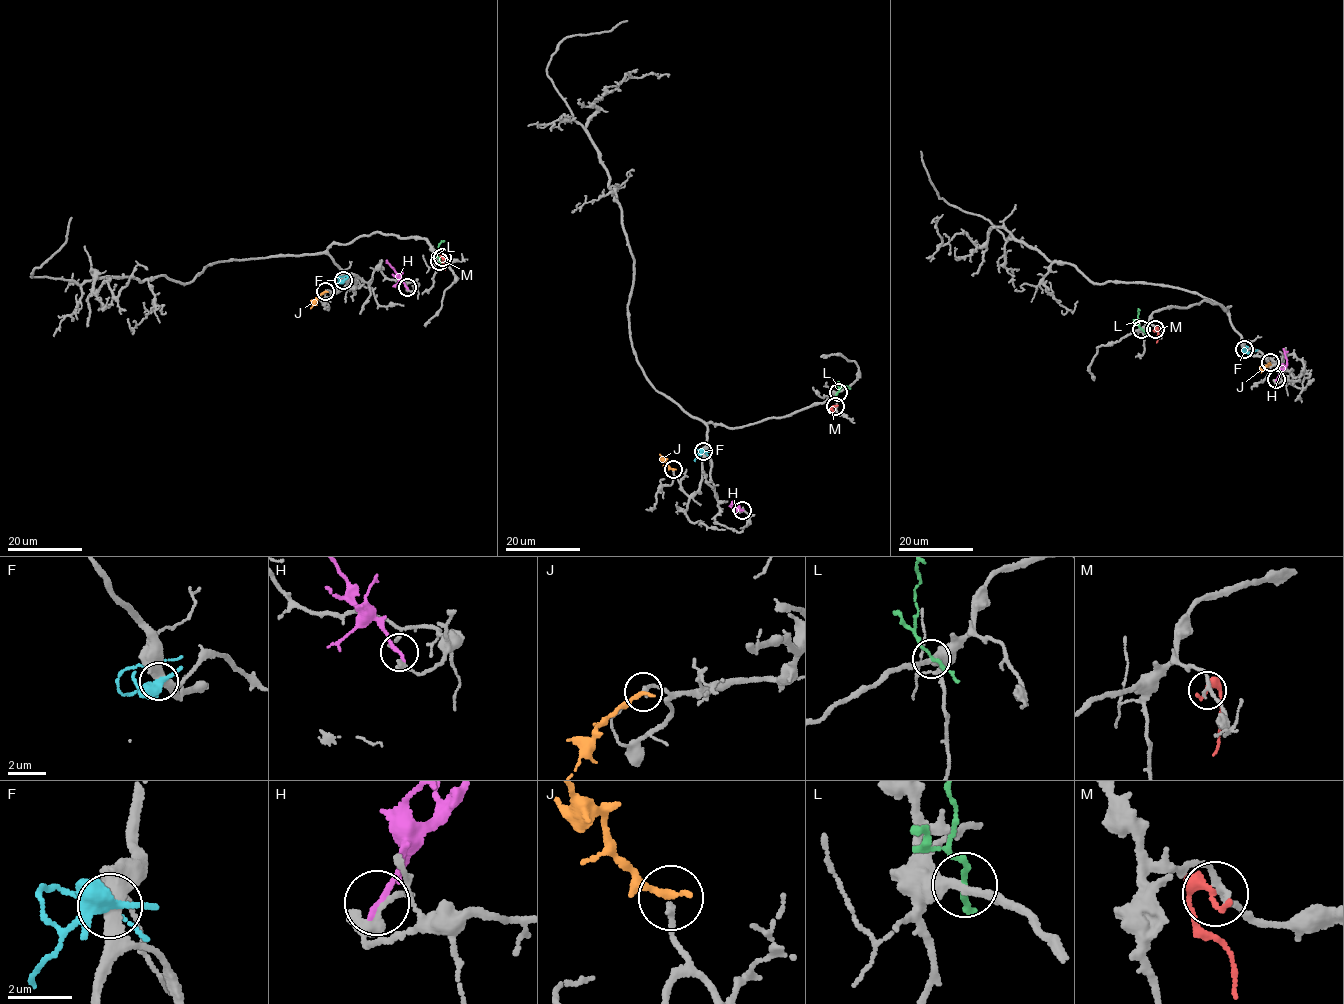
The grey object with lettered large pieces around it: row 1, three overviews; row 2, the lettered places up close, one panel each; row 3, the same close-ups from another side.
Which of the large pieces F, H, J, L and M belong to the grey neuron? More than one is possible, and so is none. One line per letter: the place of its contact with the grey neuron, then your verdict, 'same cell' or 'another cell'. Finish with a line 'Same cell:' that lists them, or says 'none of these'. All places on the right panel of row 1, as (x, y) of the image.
F: (1244, 349) | another cell
H: (1276, 379) | another cell
J: (1270, 362) | same cell
L: (1141, 329) | another cell
M: (1155, 329) | another cell
Same cell: J

